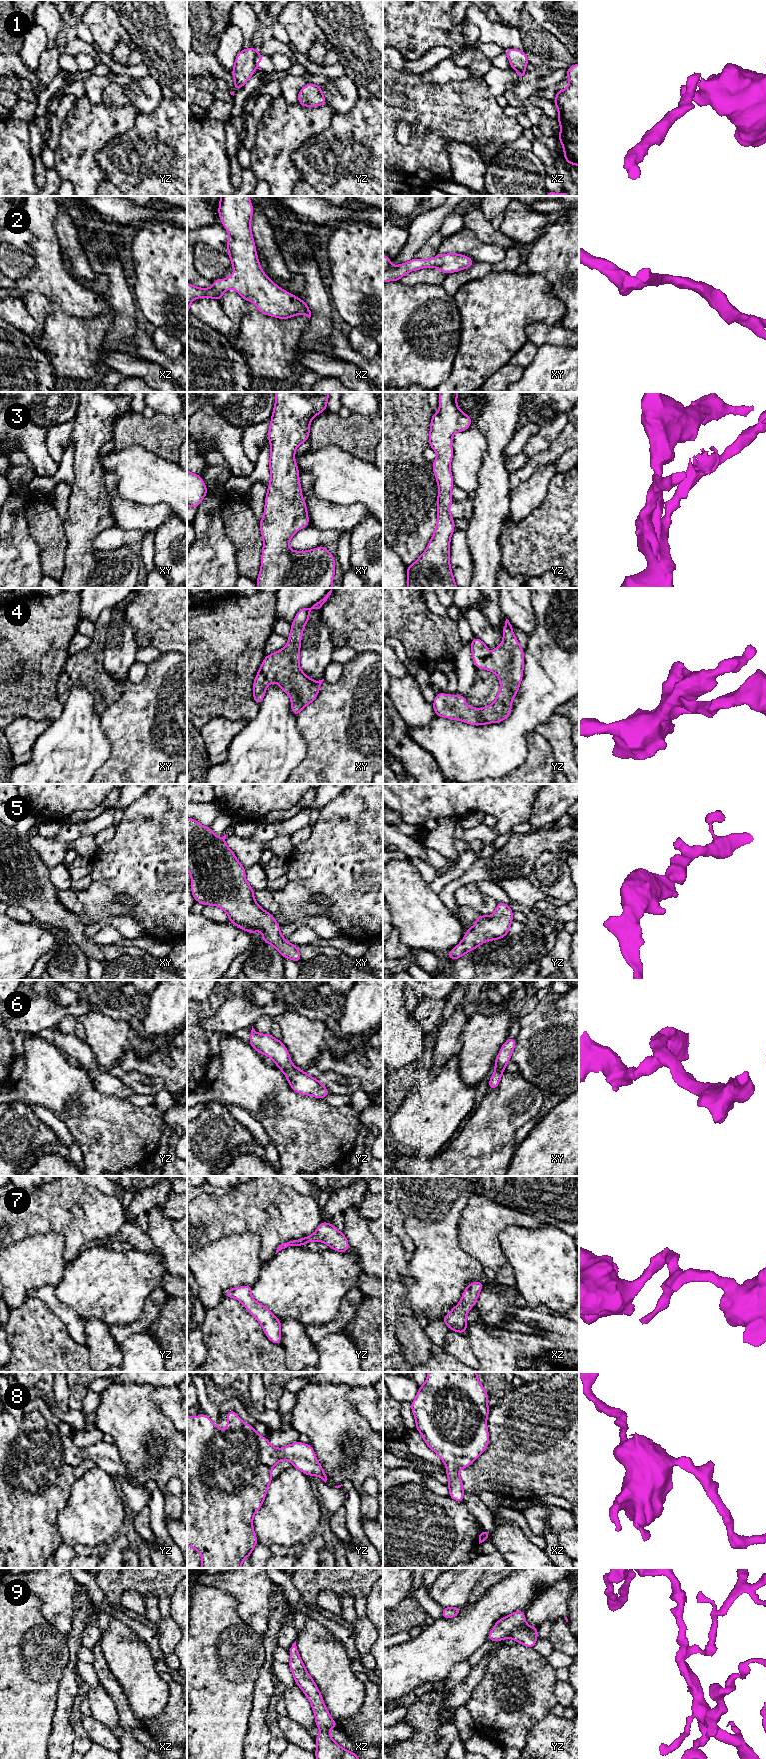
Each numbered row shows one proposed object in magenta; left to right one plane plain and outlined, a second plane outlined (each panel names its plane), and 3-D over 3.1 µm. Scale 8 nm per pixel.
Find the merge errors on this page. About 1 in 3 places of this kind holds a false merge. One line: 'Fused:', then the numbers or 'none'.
Fused: 1

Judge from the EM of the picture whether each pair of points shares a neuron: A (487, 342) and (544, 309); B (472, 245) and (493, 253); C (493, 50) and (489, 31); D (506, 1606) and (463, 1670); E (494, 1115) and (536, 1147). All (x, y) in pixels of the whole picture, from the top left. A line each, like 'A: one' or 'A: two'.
A: one
B: one
C: two
D: two
E: two

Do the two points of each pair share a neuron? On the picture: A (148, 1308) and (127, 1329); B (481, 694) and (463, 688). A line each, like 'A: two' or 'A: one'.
A: one
B: two

